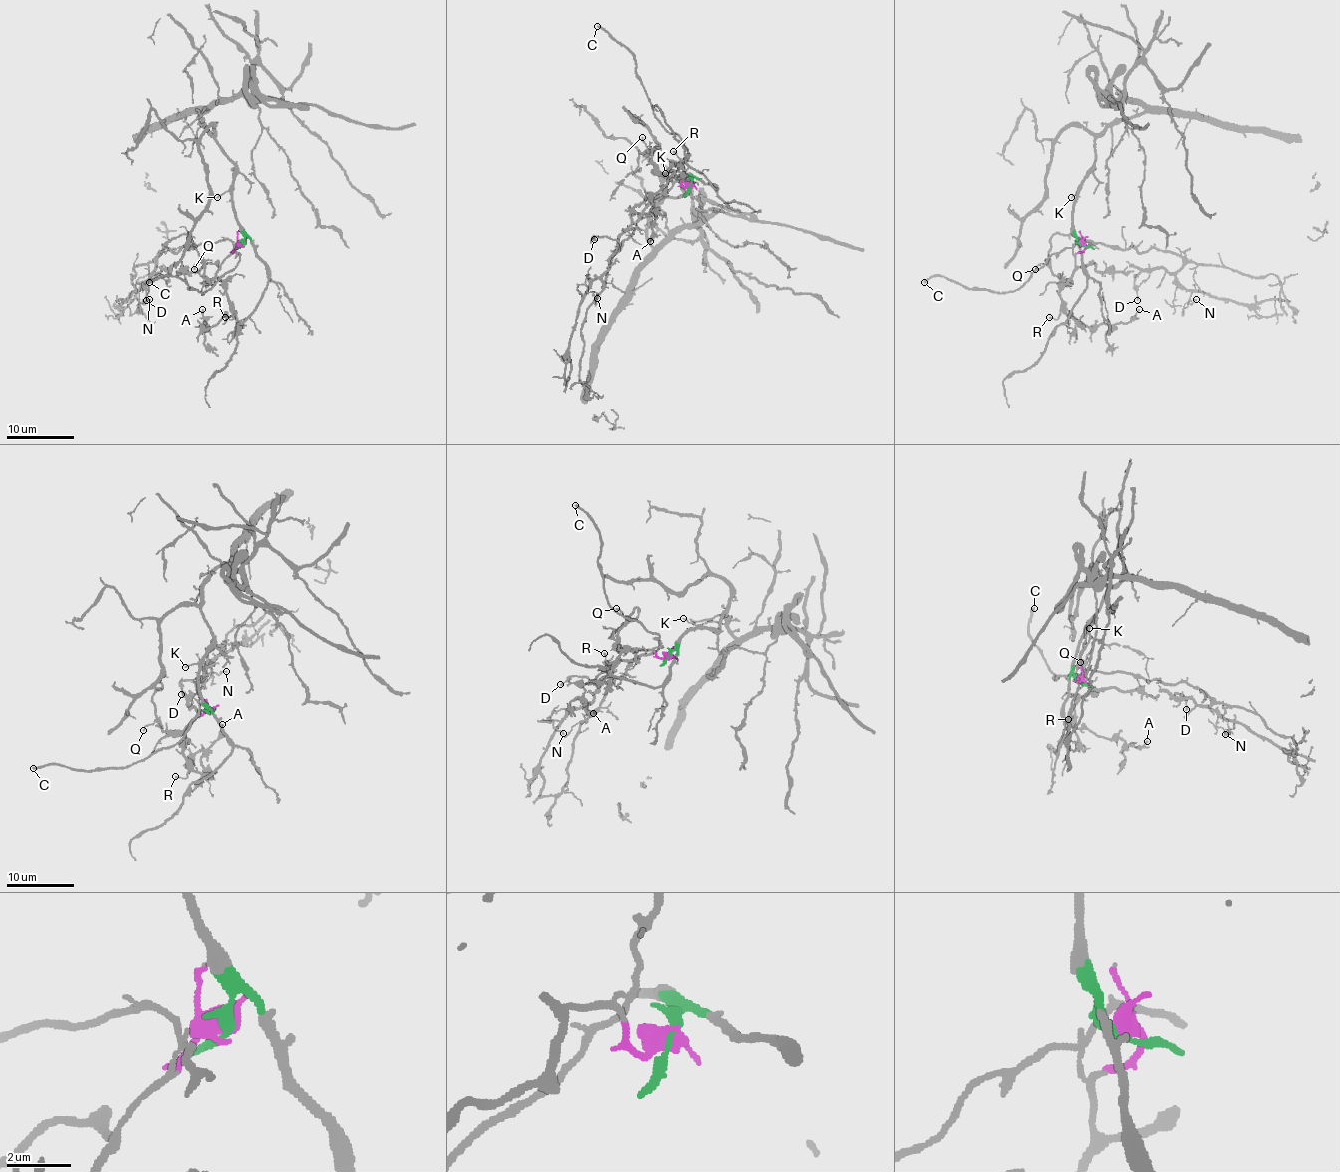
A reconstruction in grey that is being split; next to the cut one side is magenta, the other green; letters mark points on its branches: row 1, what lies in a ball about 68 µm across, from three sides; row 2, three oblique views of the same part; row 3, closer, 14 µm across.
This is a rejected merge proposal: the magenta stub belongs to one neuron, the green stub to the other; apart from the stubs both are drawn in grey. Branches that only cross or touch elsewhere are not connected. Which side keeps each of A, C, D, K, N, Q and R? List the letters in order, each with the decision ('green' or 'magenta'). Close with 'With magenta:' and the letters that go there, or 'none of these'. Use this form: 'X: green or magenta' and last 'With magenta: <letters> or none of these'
A: magenta
C: magenta
D: magenta
K: green
N: magenta
Q: magenta
R: magenta
With magenta: A, C, D, N, Q, R

